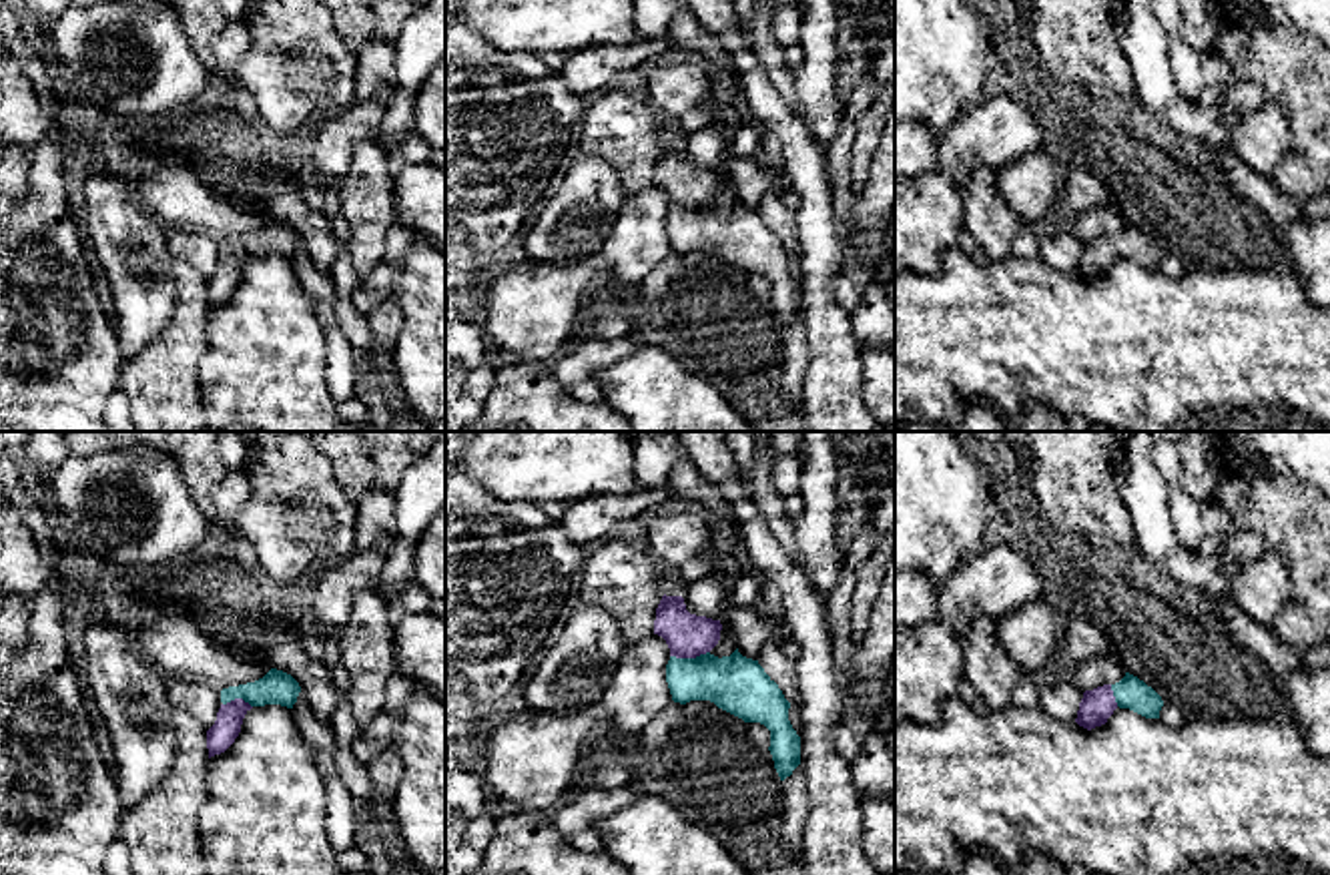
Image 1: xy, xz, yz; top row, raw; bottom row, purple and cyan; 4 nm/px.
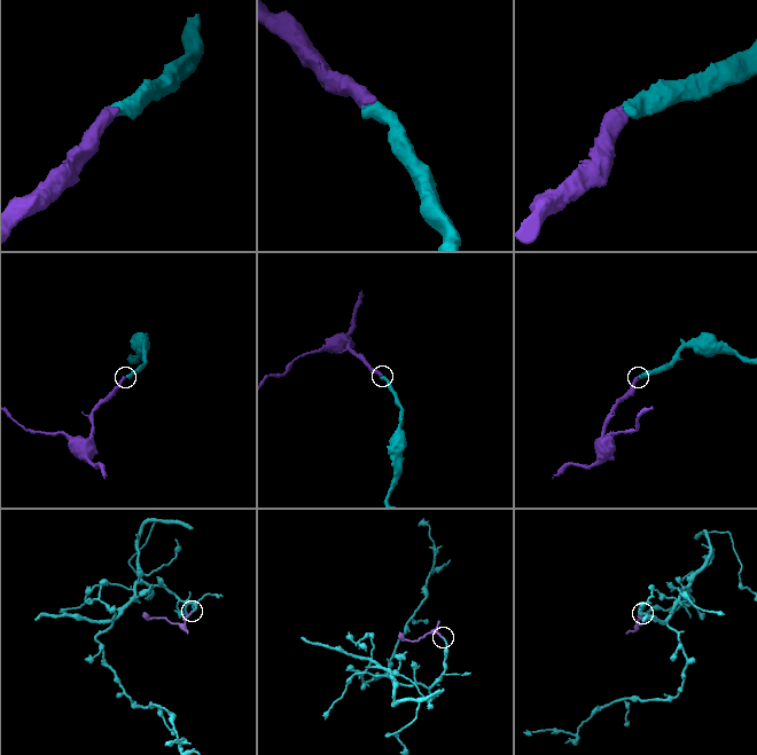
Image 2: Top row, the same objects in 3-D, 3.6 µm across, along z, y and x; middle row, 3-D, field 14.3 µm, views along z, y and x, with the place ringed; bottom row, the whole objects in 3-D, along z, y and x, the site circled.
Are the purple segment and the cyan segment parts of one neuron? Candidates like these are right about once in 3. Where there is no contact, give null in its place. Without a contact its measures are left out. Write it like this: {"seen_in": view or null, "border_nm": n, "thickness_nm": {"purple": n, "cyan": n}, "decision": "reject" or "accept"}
{"seen_in": "xz", "border_nm": 160, "thickness_nm": {"purple": 180, "cyan": 240}, "decision": "accept"}

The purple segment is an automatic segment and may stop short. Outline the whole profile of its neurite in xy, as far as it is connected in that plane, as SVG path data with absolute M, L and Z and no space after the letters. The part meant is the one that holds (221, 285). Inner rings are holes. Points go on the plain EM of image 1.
M277 219L263 229L221 241L221 259L215 275L207 281L209 309L225 303L241 283L245 265L253 257L281 255L293 259L301 243L299 233Z

